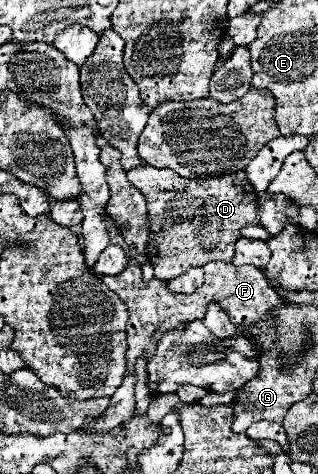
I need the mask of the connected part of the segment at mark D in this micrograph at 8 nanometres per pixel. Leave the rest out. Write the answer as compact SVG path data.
M139 165L127 171L127 179L147 197L151 233L147 257L159 281L169 281L189 267L201 267L209 261L231 261L239 229L257 225L257 193L247 181L245 171L215 175L205 179L185 179L173 169Z

